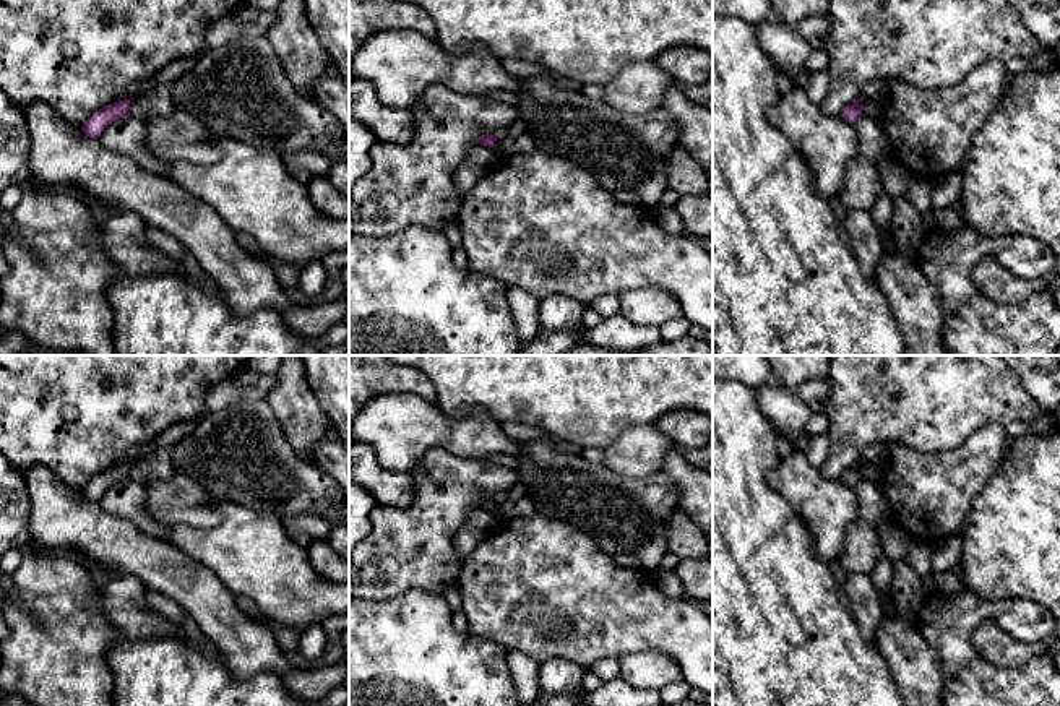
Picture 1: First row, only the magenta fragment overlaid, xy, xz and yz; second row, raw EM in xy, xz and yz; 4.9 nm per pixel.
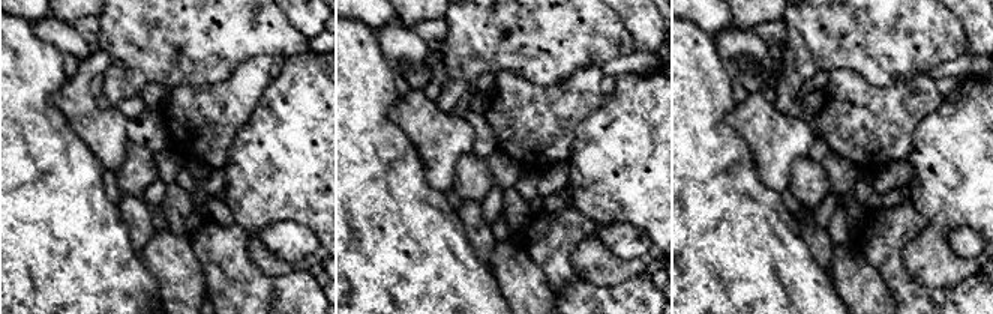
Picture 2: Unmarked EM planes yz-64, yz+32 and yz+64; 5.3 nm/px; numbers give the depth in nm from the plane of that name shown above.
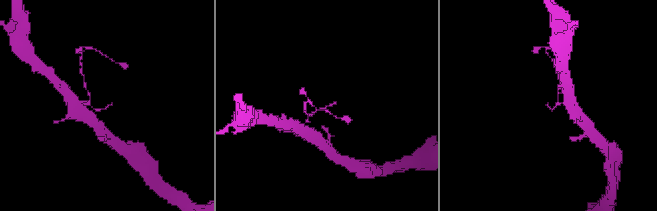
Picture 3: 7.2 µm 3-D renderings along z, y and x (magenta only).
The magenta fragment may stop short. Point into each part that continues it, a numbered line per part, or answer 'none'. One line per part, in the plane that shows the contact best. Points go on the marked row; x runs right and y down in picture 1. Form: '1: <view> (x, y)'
none

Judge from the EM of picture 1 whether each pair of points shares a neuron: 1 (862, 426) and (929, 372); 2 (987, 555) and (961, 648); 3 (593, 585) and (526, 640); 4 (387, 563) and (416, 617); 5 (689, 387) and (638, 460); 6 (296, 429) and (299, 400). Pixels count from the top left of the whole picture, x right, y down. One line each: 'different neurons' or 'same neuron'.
1: same neuron
2: different neurons
3: same neuron
4: different neurons
5: different neurons
6: same neuron

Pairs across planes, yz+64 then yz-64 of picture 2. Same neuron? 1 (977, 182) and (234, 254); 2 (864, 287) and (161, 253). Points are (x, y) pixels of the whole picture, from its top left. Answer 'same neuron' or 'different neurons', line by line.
1: different neurons
2: same neuron

